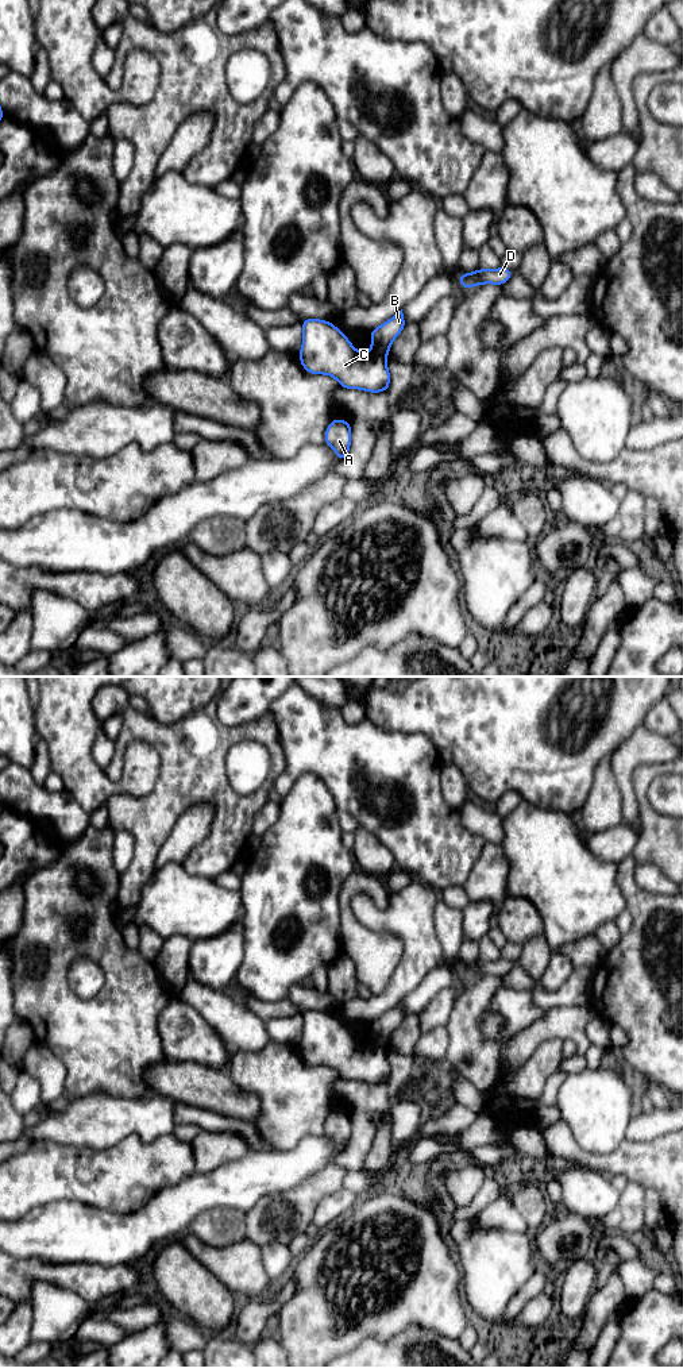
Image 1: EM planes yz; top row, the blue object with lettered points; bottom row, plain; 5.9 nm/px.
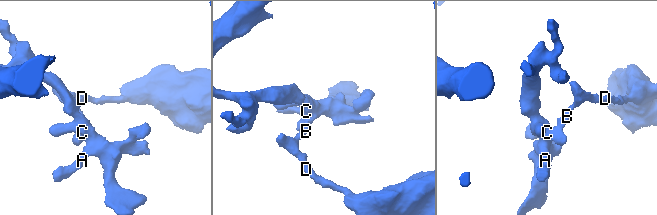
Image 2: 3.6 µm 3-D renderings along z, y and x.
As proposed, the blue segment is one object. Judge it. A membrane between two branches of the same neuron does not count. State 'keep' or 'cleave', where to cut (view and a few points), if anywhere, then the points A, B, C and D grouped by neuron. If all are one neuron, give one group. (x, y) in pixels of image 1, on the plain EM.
cleave | yz (373, 1041), (385, 1049) | A C / B D

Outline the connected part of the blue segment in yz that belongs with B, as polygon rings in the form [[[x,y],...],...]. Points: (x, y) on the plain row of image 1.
[[[401,1001],[390,1011],[371,1021],[370,1030],[373,1043],[386,1049],[393,1032],[401,1025],[405,1017],[406,1013]]]

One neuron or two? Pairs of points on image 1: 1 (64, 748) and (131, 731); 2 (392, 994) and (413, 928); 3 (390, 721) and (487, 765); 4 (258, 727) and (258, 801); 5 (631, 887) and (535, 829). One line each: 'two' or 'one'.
1: two
2: one
3: one
4: one
5: two

